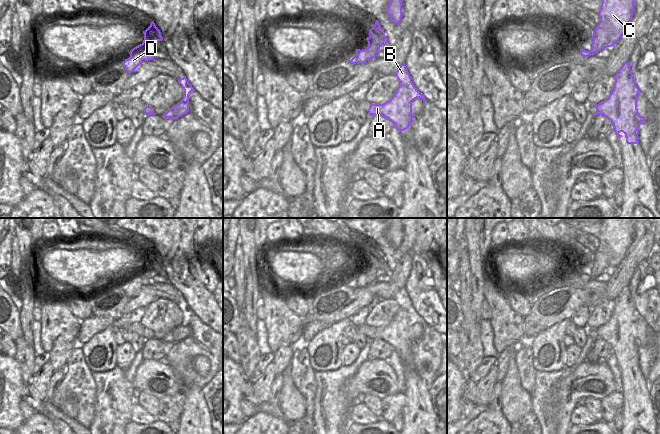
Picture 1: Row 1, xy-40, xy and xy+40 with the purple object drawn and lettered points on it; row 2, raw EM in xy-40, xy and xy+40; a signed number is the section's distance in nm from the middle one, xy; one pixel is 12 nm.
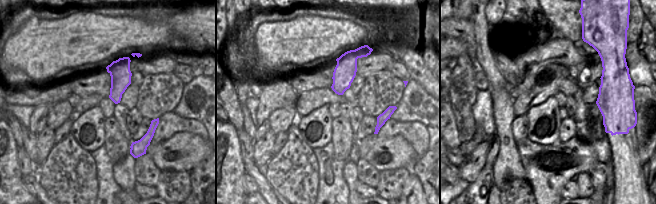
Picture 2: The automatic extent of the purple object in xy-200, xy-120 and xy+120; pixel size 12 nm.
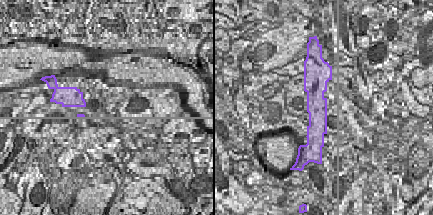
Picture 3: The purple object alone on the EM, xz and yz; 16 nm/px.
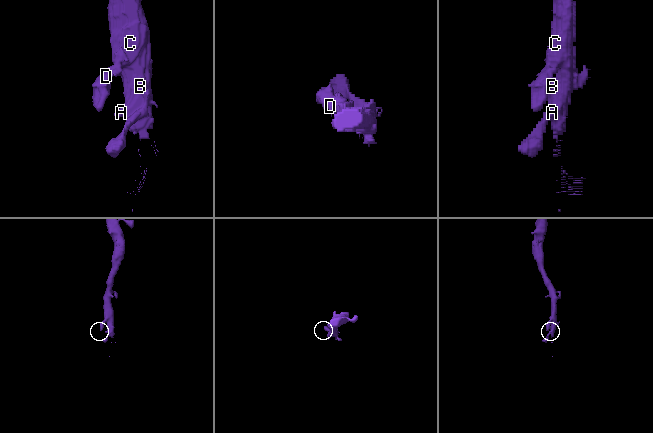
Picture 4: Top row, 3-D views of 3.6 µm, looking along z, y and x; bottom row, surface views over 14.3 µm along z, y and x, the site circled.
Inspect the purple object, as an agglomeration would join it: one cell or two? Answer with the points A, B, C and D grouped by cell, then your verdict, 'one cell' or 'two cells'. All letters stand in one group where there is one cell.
groups A B C D; one cell

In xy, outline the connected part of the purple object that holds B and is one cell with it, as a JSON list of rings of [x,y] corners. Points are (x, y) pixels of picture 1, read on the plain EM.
[[[401,288],[394,299],[400,306],[394,319],[383,328],[370,327],[368,338],[387,342],[401,356],[409,352],[415,340],[412,338],[412,325],[419,322],[426,327],[427,324],[414,310],[405,288]]]

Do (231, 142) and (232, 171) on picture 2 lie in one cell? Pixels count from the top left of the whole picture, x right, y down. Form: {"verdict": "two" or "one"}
{"verdict": "one"}

